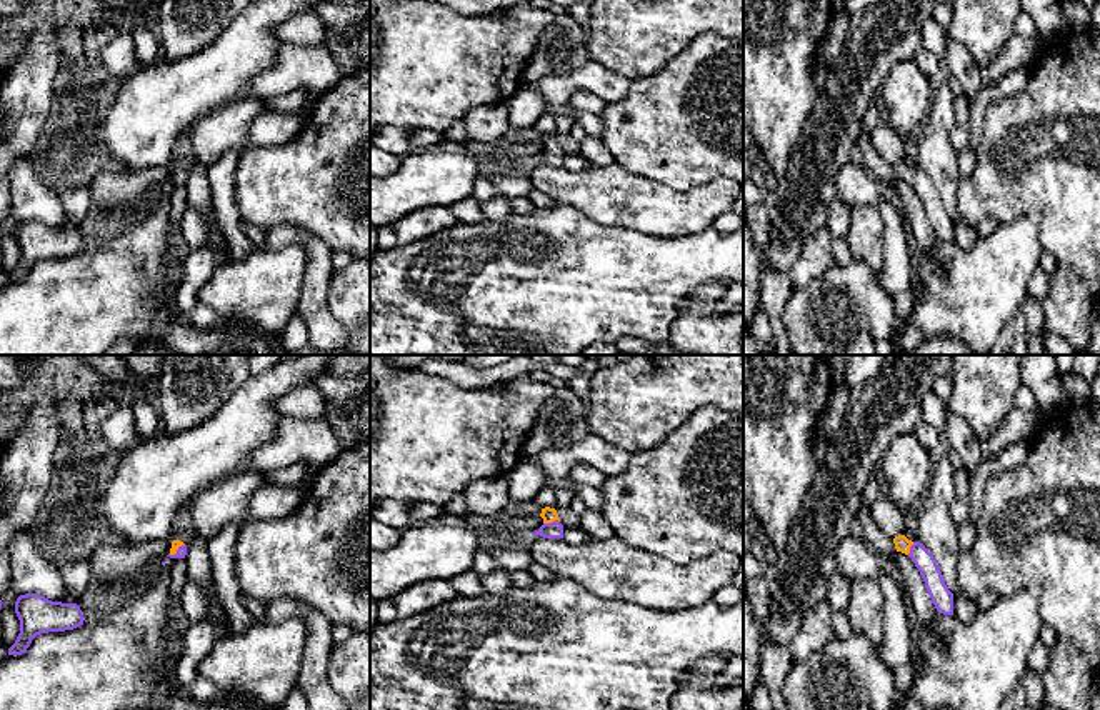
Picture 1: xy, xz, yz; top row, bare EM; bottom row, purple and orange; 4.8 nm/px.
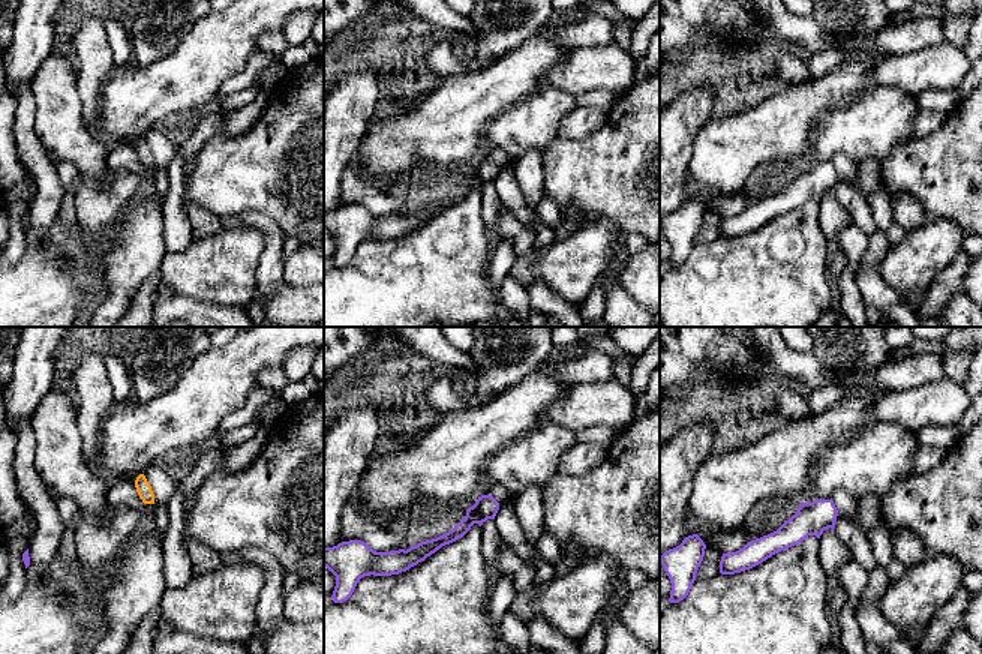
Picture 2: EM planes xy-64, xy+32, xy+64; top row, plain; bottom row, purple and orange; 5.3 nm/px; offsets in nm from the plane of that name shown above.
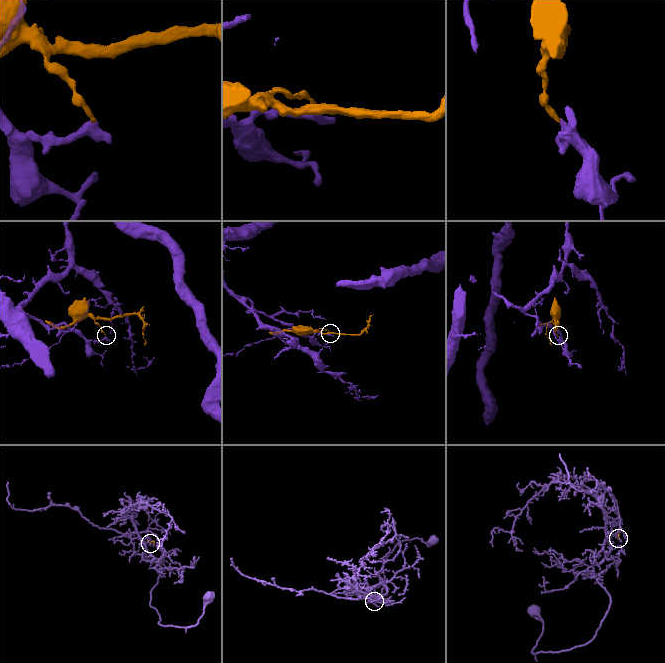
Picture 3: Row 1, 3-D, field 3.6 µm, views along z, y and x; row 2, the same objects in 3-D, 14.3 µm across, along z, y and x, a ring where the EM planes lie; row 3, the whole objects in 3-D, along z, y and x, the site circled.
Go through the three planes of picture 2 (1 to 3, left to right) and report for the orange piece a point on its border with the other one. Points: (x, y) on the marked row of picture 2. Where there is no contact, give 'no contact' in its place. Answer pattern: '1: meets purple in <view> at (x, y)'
1: no contact
2: no contact
3: no contact

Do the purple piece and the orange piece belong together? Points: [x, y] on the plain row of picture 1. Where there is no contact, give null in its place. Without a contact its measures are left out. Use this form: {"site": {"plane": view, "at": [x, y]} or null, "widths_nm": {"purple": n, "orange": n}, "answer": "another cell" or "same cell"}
{"site": {"plane": "xz", "at": [552, 149]}, "widths_nm": {"purple": 80, "orange": 70}, "answer": "same cell"}

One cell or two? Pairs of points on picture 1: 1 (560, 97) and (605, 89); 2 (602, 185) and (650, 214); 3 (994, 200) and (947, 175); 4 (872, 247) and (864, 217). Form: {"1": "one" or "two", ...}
{"1": "one", "2": "one", "3": "two", "4": "one"}

